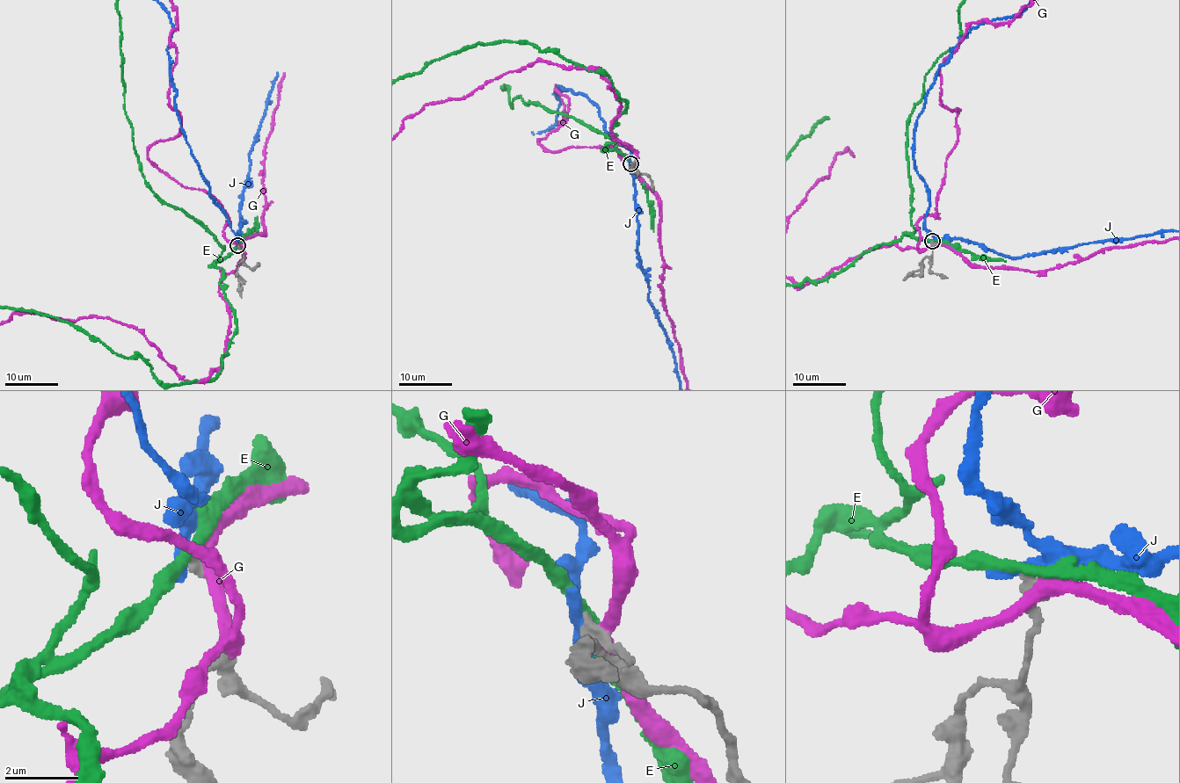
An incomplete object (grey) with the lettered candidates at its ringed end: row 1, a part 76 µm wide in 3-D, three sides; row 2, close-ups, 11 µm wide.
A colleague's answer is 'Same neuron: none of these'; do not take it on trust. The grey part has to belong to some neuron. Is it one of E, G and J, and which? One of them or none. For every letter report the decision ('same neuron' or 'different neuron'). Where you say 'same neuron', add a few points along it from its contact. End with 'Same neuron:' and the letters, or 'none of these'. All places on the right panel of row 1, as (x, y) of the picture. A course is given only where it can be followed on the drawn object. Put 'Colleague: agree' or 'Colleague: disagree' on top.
Colleague: agree
E: different neuron
G: different neuron
J: different neuron
Same neuron: none of these

